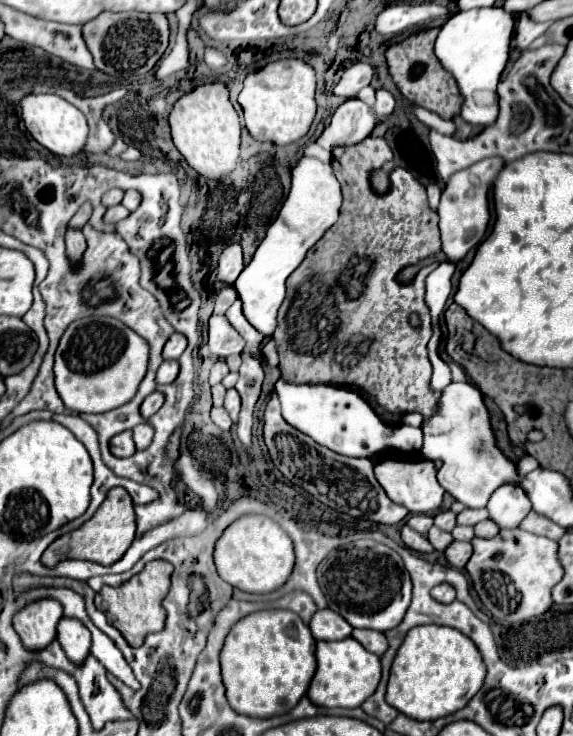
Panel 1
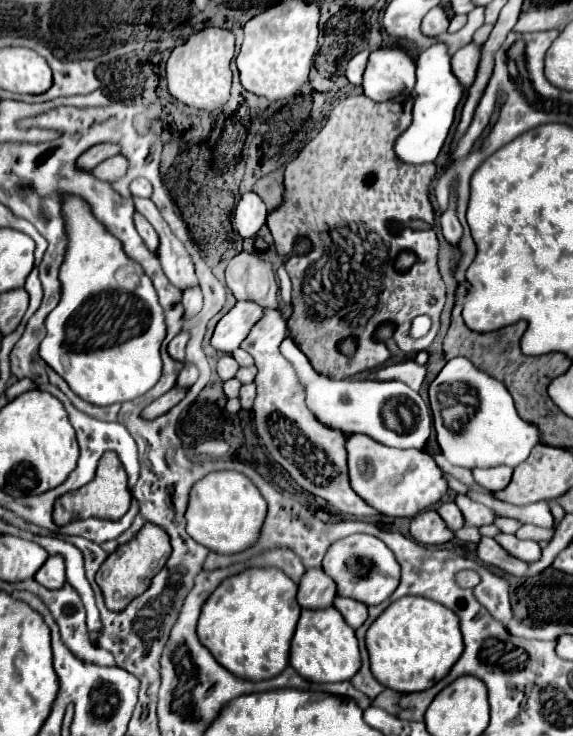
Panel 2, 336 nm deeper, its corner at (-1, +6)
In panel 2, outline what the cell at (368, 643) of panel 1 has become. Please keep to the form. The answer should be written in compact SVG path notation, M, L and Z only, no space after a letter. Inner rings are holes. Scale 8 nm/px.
M337 596L335 602L333 602L333 606L343 614L345 622L347 622L353 630L357 630L359 626L363 626L363 622L367 620L367 606L361 604L361 602L353 602L351 598L341 598L341 596Z

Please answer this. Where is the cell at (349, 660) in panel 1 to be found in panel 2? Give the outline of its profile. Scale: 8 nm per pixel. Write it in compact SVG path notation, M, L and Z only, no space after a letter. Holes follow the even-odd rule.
M337 608L333 610L303 610L299 626L291 642L289 664L309 682L347 682L361 668L359 644L355 630L343 620Z

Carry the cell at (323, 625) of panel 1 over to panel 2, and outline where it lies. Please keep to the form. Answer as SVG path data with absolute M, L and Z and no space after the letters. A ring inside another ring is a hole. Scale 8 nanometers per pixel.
M307 570L303 574L301 584L299 584L299 594L297 602L305 610L325 610L333 606L333 600L337 596L335 582L321 570Z

